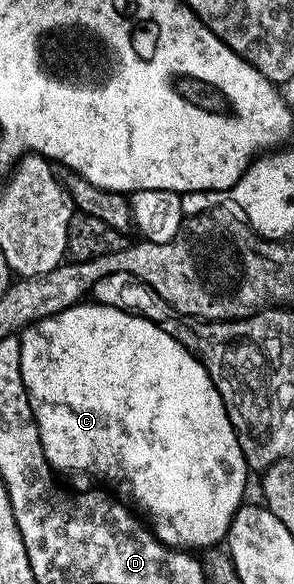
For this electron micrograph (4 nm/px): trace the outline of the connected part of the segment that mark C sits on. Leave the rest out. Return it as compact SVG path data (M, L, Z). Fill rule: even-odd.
M95 300L81 301L54 316L46 316L42 320L32 323L31 326L24 327L19 339L20 371L22 372L24 393L28 395L32 415L38 424L38 436L42 440L42 452L53 471L59 472L61 475L63 475L62 473L89 474L90 477L105 482L105 484L100 484L107 487L109 491L115 492L121 499L131 503L146 519L147 525L158 541L163 542L165 546L173 548L219 547L227 539L230 524L234 520L237 510L245 501L244 485L248 482L250 467L248 461L244 459L242 448L238 444L238 436L230 424L226 404L222 400L214 380L210 380L206 368L195 354L186 349L177 338L170 336L170 332L166 332L149 318L143 318L141 314L131 314Z

